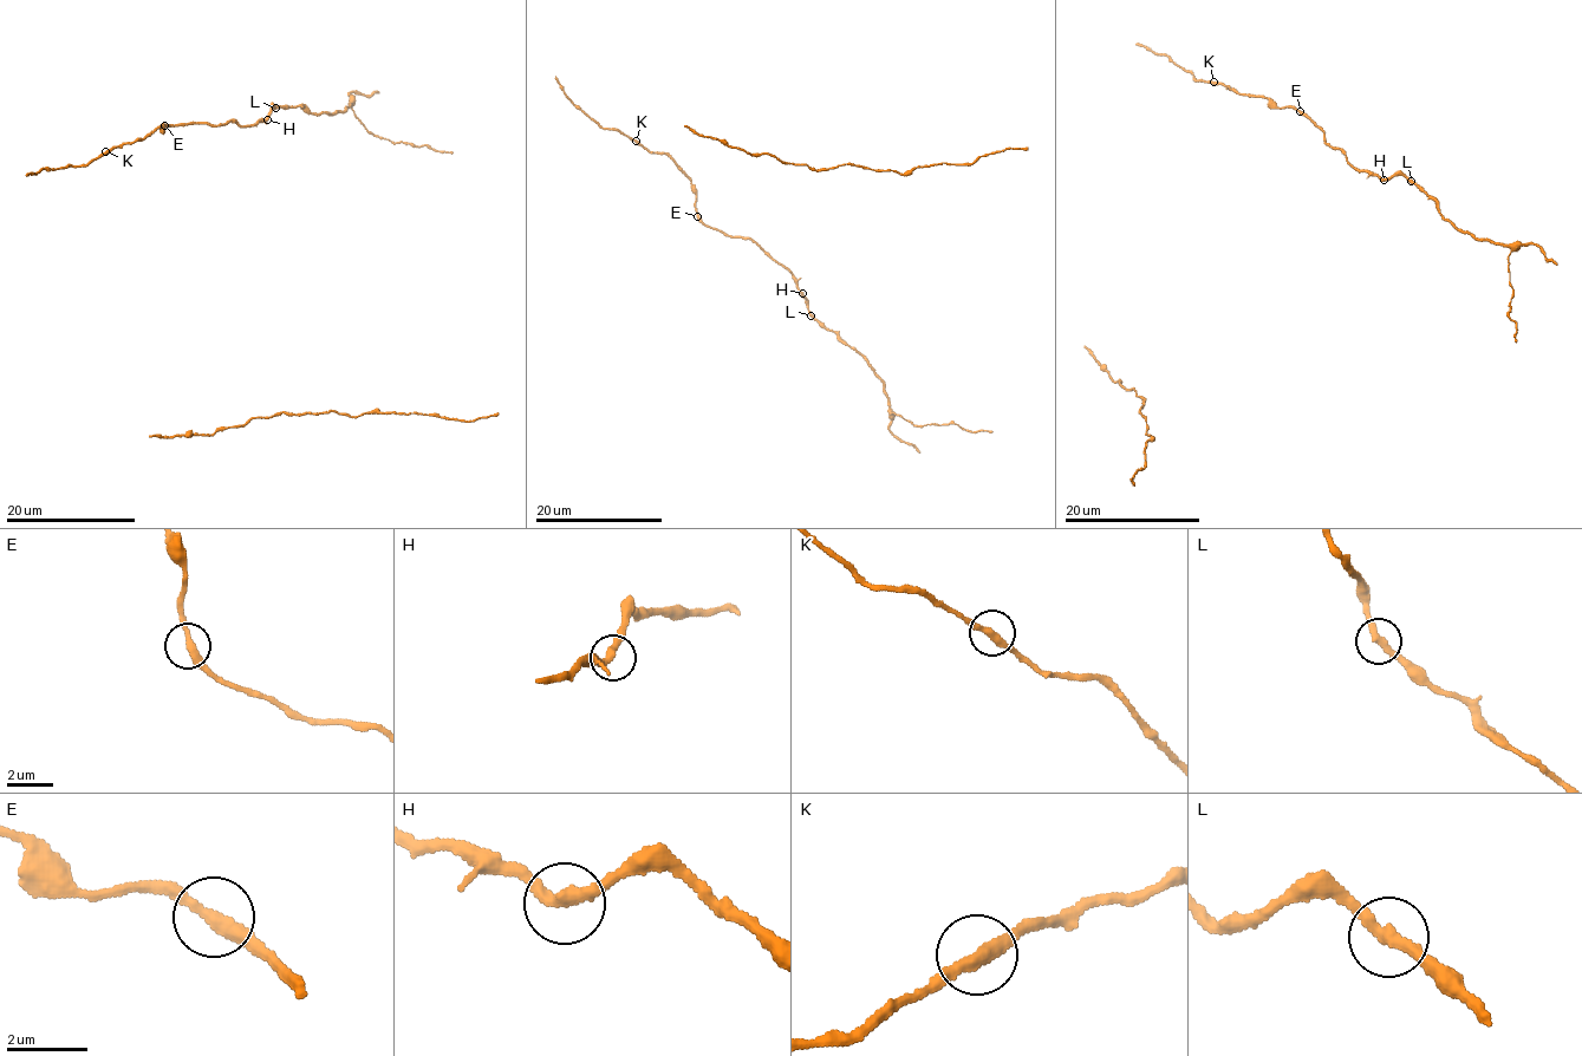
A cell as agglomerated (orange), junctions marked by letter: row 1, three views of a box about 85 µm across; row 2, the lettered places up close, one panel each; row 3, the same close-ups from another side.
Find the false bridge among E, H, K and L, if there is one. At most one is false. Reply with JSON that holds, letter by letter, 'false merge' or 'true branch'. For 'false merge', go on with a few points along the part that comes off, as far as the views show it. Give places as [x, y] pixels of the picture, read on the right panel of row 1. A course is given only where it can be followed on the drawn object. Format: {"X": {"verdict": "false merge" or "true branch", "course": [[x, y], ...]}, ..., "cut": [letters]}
{"E": {"verdict": "true branch"}, "H": {"verdict": "true branch"}, "K": {"verdict": "true branch"}, "L": {"verdict": "true branch"}, "cut": []}

